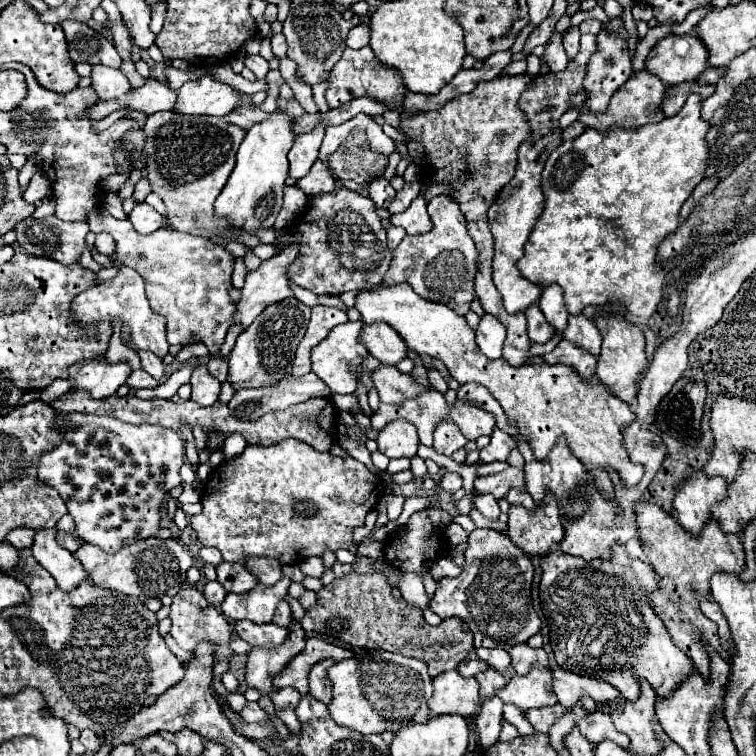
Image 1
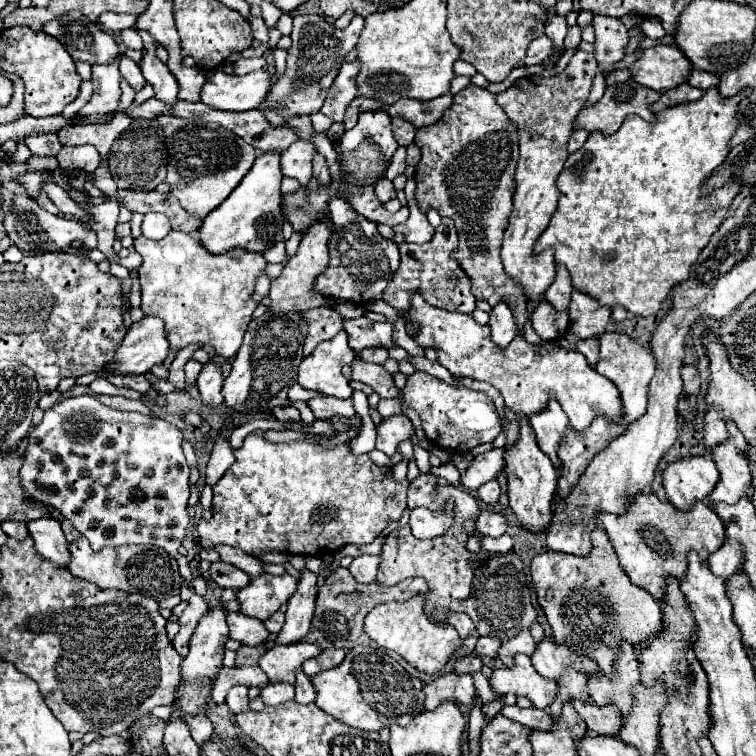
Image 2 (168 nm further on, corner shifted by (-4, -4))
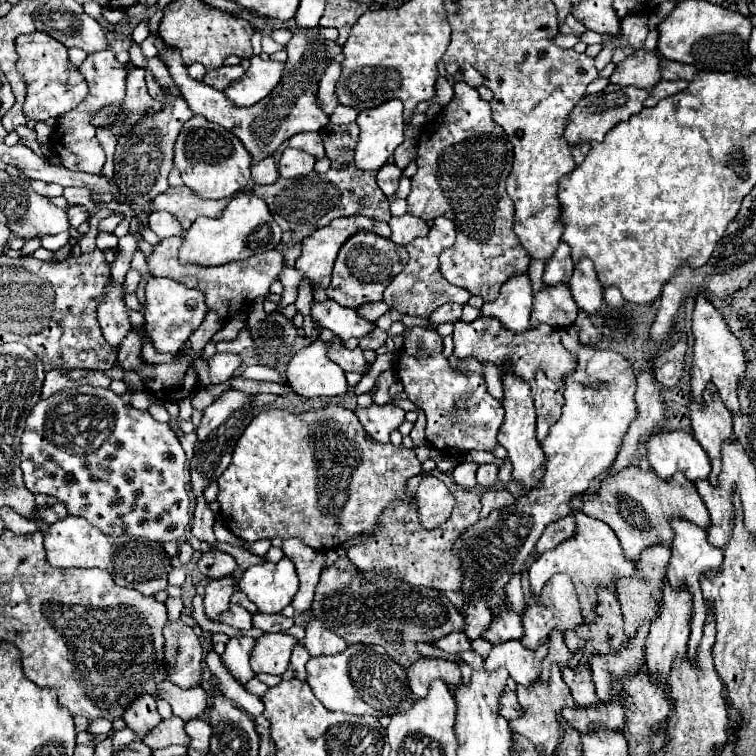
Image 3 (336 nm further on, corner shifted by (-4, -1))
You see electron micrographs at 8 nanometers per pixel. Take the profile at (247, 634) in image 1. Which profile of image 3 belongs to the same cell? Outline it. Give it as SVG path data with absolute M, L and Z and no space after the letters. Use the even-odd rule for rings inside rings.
M231 604L231 608L227 612L223 612L221 616L221 622L233 626L233 628L239 628L239 630L249 630L253 628L251 624L251 614L243 608L243 606L235 606Z

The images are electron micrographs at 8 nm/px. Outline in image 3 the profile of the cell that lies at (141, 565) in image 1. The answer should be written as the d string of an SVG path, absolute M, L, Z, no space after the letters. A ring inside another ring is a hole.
M67 516L51 526L51 532L45 534L47 560L53 568L101 568L111 574L115 584L123 588L133 588L145 596L155 596L167 588L167 576L173 570L169 554L161 544L145 546L143 540L133 540L129 536L109 538L97 528L91 528L87 520Z

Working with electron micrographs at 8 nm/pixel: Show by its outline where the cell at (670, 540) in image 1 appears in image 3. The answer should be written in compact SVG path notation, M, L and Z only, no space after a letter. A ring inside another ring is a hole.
M631 466L615 476L605 476L599 486L585 492L581 500L581 510L587 516L605 522L615 532L625 558L631 562L637 562L641 558L641 552L649 546L661 544L665 548L671 548L675 536L671 528L671 518L691 520L705 532L711 528L711 516L707 512L707 506L699 498L695 484L691 484L683 474L675 474L671 482L663 482L655 476L653 470L645 472L637 466Z

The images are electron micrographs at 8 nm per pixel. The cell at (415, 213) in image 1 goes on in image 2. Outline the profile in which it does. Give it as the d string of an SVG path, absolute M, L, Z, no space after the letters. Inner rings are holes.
M409 177L404 188L408 200L409 219L407 219L403 225L397 225L397 227L393 227L393 229L395 229L397 233L403 233L407 243L423 245L423 243L427 243L427 241L433 237L433 231L435 231L435 229L429 225L427 215L423 215L423 213L419 211L419 207L417 207L415 201L415 189L415 179Z

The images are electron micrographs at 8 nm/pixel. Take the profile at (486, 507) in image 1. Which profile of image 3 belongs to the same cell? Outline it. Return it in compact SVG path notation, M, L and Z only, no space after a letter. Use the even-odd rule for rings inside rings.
M481 464L477 470L477 484L483 488L495 488L497 486L497 466Z

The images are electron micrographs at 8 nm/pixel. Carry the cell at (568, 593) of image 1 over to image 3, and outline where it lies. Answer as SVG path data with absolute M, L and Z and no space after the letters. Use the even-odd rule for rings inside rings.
M577 510L573 514L575 514L575 522L577 522L575 536L571 540L565 540L563 544L559 544L555 550L543 552L539 558L535 558L529 564L529 584L531 584L531 594L535 598L539 598L541 596L539 590L543 590L543 584L551 574L555 574L555 572L567 574L571 578L571 582L575 584L575 592L577 592L579 604L581 604L581 616L583 616L585 624L591 624L597 616L599 588L615 588L615 582L619 578L635 576L635 564L625 560L625 556L619 548L619 540L615 540L615 534L611 532L611 528L607 528L607 524L583 514L581 510Z

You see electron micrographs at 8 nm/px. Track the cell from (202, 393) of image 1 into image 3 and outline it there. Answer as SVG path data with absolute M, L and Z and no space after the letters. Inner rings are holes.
M215 354L209 358L209 378L213 384L227 382L229 378L235 376L237 366L241 364L241 358L237 354Z

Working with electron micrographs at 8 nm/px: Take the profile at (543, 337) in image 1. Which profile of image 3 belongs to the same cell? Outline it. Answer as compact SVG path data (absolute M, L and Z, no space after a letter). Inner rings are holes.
M557 284L555 288L545 286L533 298L531 328L537 328L539 324L549 324L555 330L565 330L565 328L573 326L577 312L579 312L579 308L577 308L567 284Z

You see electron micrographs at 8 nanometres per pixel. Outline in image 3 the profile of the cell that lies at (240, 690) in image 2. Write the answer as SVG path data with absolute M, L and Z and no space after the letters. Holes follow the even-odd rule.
M231 638L225 646L225 652L221 654L223 664L229 668L229 672L235 676L239 684L247 684L251 678L255 678L255 672L251 672L249 656L255 646L253 638Z

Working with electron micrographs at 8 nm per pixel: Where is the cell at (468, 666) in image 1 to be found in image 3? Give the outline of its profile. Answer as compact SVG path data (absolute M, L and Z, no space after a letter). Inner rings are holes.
M453 632L441 640L435 642L443 652L447 652L449 656L457 656L461 652L471 652L471 640L467 638L465 632Z

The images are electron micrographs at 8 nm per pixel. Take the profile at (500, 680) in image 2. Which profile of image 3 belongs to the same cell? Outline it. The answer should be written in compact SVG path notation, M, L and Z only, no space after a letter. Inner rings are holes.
M519 640L497 644L485 658L485 670L493 672L505 668L509 676L523 686L533 686L541 676L541 662L547 656L547 646L539 646L535 652L527 652Z

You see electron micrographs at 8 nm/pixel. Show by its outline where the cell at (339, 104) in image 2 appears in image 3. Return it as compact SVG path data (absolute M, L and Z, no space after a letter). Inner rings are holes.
M331 62L329 68L325 70L325 76L319 84L319 96L317 96L317 102L319 102L319 108L325 112L325 114L331 114L335 110L335 106L339 104L337 100L337 94L335 94L335 86L337 86L337 80L343 72L343 66L337 64L337 62Z

